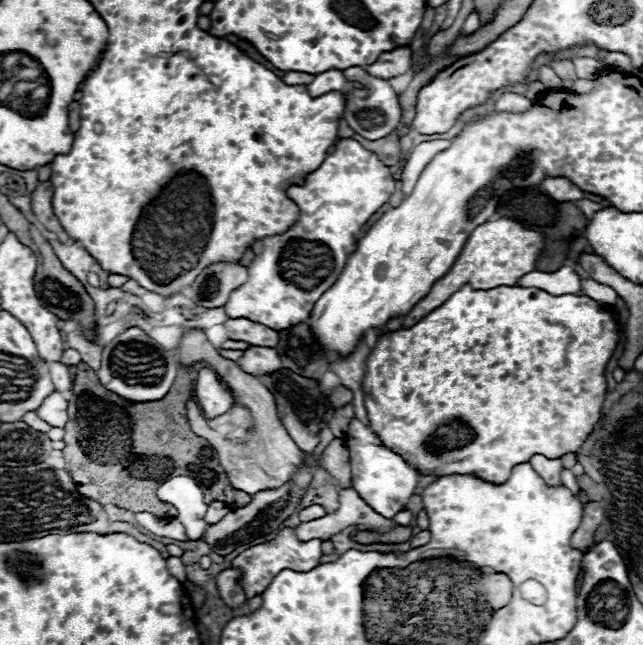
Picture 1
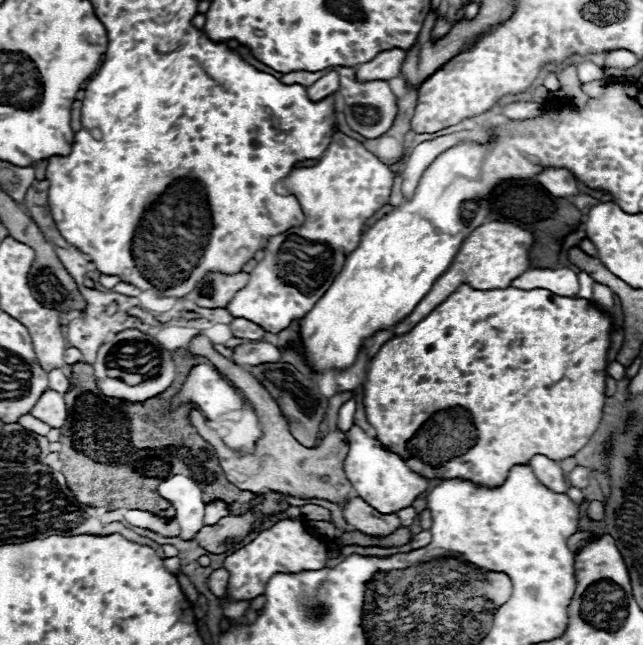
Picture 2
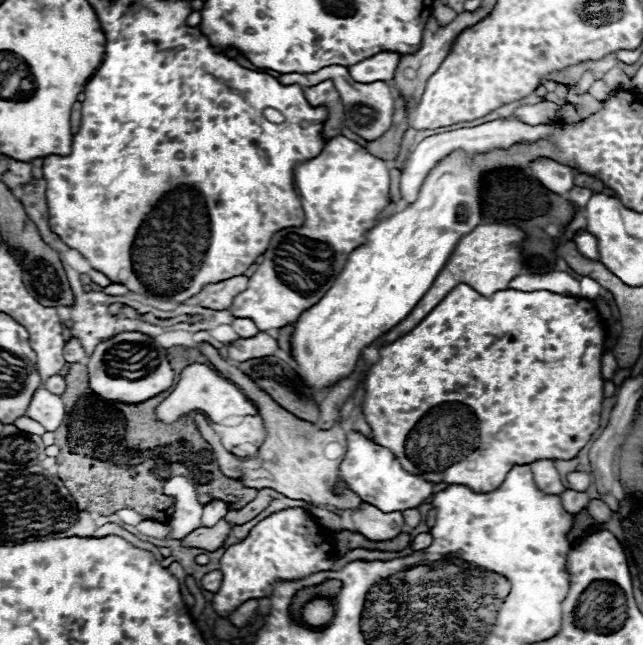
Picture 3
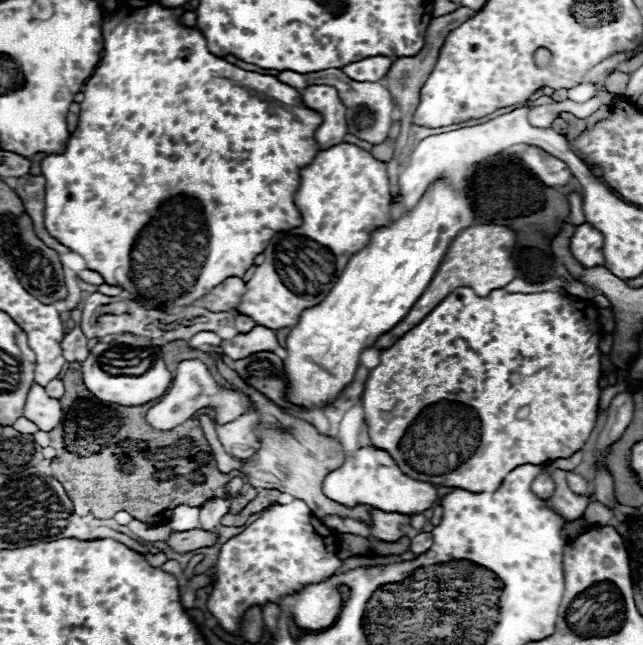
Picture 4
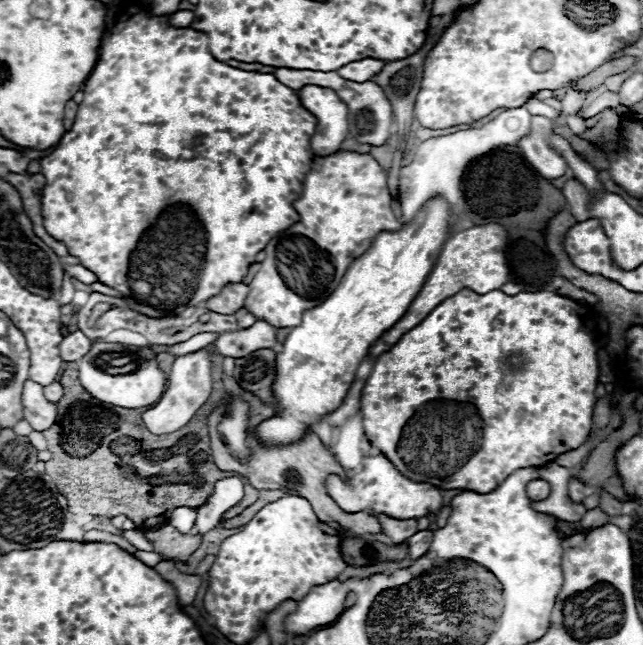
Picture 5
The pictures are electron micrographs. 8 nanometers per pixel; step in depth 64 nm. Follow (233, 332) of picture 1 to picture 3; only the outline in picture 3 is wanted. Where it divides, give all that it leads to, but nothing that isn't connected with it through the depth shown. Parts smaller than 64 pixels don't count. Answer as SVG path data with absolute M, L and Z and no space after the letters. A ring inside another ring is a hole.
M236 318L236 320L232 322L232 326L234 326L234 330L236 330L236 334L238 334L240 338L254 336L254 332L258 332L256 324L254 324L250 318Z

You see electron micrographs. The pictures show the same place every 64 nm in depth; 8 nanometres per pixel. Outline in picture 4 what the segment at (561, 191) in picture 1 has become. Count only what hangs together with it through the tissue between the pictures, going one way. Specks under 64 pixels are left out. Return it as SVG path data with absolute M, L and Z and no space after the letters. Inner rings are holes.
M526 144L524 154L522 154L522 160L524 160L524 164L526 164L544 184L564 186L564 184L572 178L572 172L568 170L568 166L566 166L560 158L556 158L556 156L548 154L548 152L544 152L544 150L538 148L538 146Z

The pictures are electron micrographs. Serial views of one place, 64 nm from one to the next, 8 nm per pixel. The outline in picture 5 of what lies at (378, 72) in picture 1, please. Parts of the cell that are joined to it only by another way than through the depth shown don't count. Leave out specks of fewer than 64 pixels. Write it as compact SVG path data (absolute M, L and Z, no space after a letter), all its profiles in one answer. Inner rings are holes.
M366 58L360 62L350 62L342 68L338 68L336 72L344 78L344 80L358 80L358 82L366 82L372 80L380 70L382 70L382 60L374 60L374 58Z

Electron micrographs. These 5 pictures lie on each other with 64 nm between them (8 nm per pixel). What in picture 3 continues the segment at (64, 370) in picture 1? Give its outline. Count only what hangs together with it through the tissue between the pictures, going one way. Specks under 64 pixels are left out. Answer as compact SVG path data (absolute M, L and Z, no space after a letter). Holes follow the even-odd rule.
M58 374L58 376L52 376L50 380L46 380L44 388L50 390L50 392L54 392L54 394L58 394L58 396L62 396L62 392L66 390L66 382L64 382L64 378Z

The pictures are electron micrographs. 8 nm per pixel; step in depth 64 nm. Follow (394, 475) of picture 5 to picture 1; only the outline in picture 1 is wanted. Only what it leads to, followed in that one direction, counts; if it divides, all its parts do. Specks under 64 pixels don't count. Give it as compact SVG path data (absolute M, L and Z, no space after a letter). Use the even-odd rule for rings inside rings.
M356 418L350 422L350 432L346 432L346 440L350 442L350 470L352 470L352 488L360 494L360 498L374 508L384 518L392 518L396 512L404 510L410 496L418 486L418 472L406 464L406 460L388 450L376 434L370 432L368 426L358 422Z

